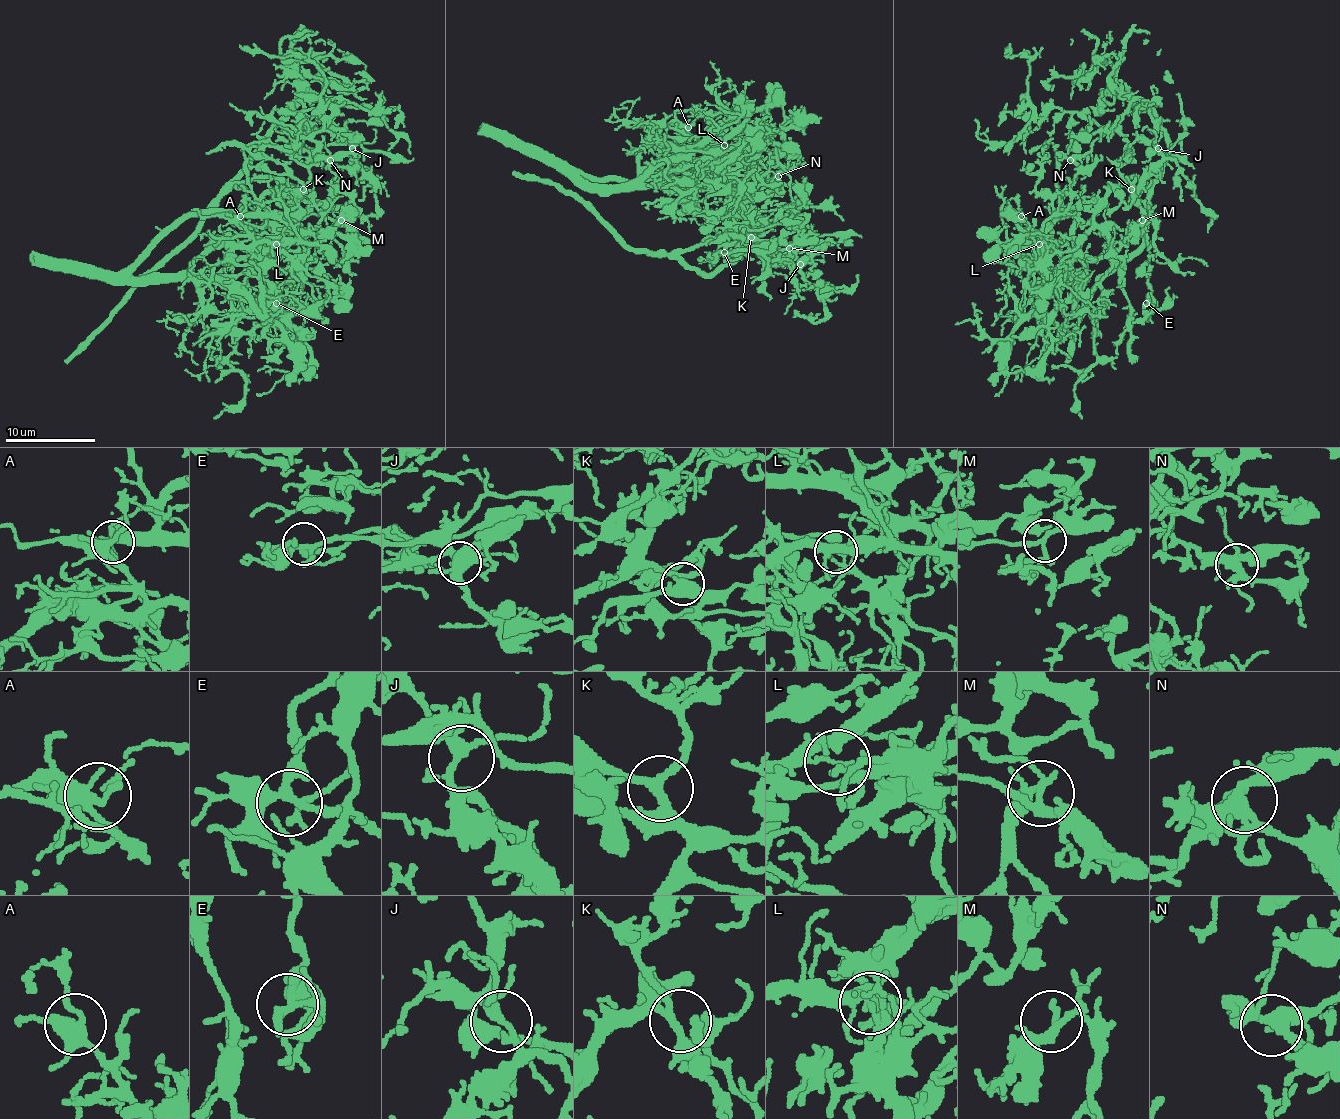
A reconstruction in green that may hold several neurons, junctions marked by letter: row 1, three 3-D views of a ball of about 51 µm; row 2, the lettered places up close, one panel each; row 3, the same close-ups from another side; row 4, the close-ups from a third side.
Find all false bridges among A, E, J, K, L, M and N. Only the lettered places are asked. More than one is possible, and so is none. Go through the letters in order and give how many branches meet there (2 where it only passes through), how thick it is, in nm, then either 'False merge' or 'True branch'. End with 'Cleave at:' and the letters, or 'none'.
A: Branches: 4. Thickness 340 nm. True branch
E: Branches: 5. Thickness 280 nm. True branch
J: Branches: 5. Thickness 260 nm. True branch
K: Branches: 3. Thickness 280 nm. True branch
L: Branches: 3. Thickness 110 nm. False merge
M: Branches: 5. Thickness 200 nm. True branch
N: Branches: 5. Thickness 360 nm. True branch
Cleave at: L

